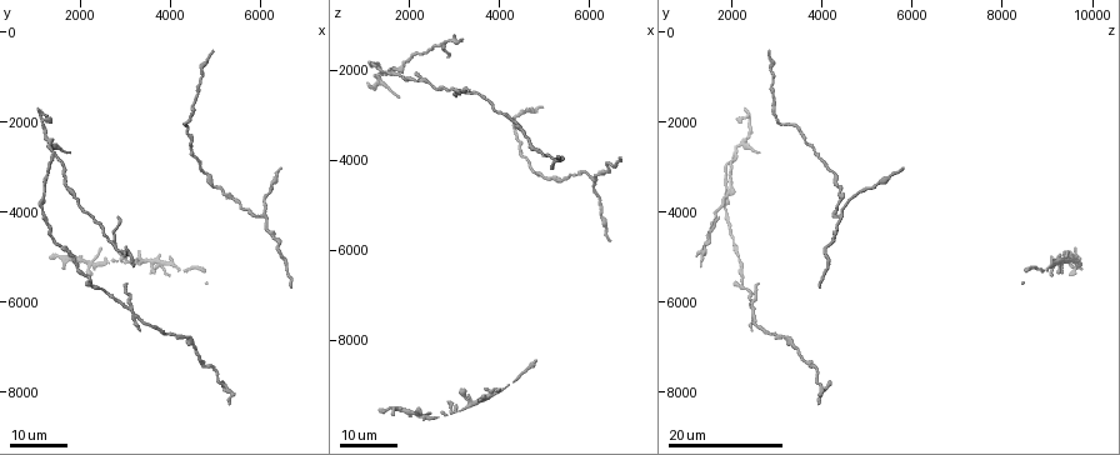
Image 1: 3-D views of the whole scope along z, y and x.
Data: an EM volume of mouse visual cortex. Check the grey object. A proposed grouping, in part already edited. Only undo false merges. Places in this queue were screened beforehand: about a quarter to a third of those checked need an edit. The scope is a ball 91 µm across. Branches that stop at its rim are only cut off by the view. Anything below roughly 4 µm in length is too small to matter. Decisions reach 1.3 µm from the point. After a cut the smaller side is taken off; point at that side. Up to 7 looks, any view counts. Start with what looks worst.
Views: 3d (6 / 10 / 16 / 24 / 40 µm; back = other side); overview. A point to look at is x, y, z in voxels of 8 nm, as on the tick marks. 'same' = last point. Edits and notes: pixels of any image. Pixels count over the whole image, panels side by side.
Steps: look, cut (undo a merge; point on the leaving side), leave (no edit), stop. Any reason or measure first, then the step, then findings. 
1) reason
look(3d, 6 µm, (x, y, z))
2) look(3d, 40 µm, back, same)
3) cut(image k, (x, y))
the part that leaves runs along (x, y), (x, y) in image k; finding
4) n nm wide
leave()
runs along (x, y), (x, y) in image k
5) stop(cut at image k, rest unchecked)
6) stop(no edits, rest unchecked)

side arm on a straight run
look(3d, 16 µm, (1400, 2700, 2150))

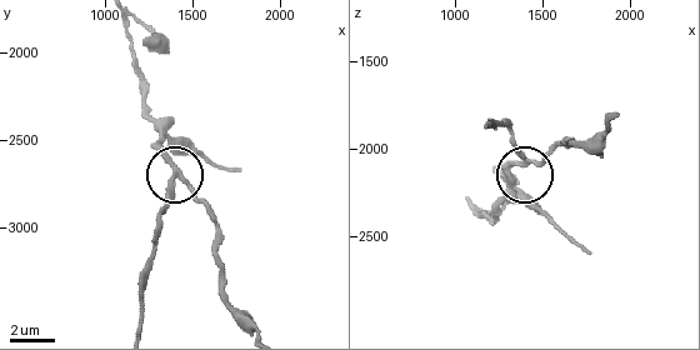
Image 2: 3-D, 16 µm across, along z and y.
zoom in
look(3d, 10 µm, (1460, 2740, 2100))

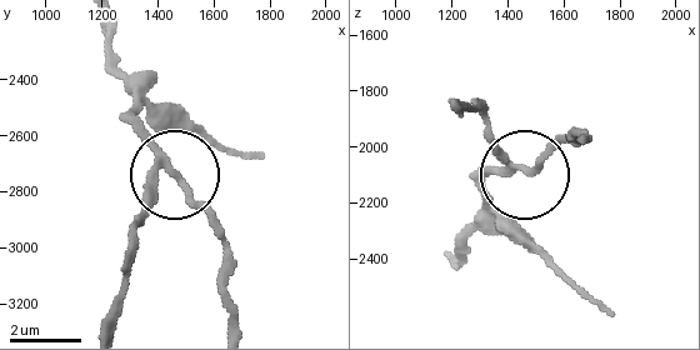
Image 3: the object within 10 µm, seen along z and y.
3 arms
cut(image 3, (125, 118))
the part that leaves runs along (159, 163), (215, 231), (233, 321) in image 3; a second neuron is stuck on

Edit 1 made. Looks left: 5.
look(3d, 16 µm, (3050, 6150, 2500))

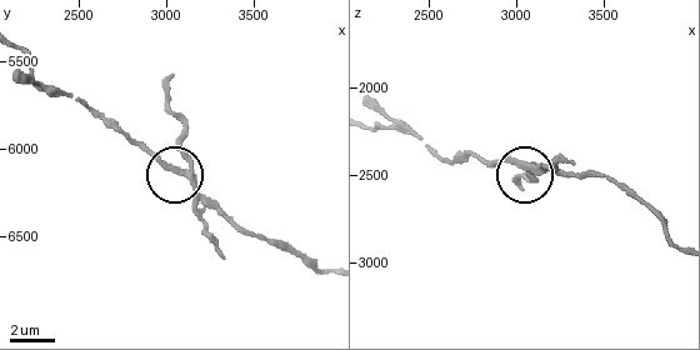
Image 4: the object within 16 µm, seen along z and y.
zoom in
look(3d, 6 µm, (3100, 6140, 2460))

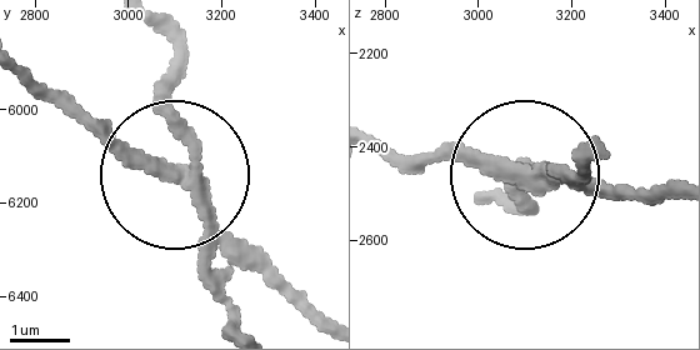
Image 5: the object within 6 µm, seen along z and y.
cut(image 5, (178, 120))
the part that leaves runs along (204, 201), (159, 28) in image 5; two neurons meet here

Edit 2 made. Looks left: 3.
look(overview)

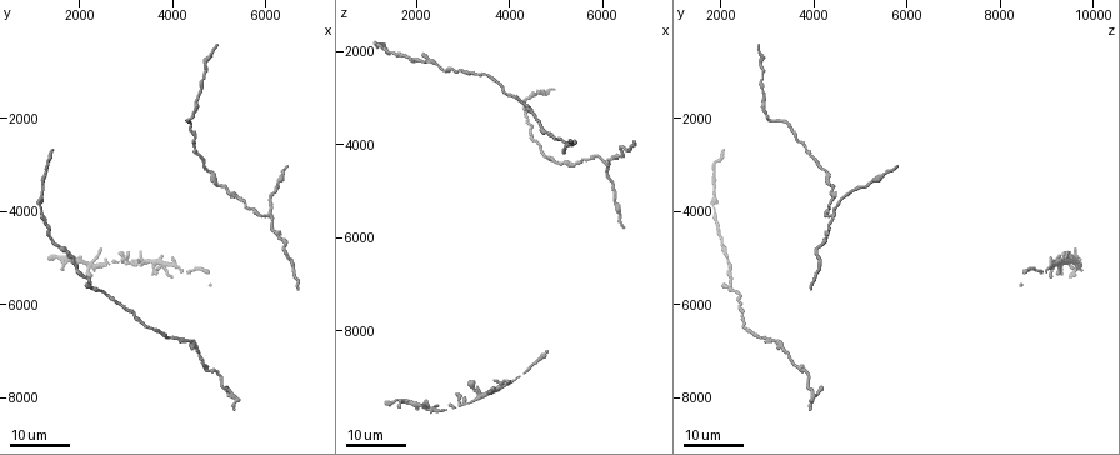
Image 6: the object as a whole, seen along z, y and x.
look(3d, 16 µm, (2350, 5600, 2250))

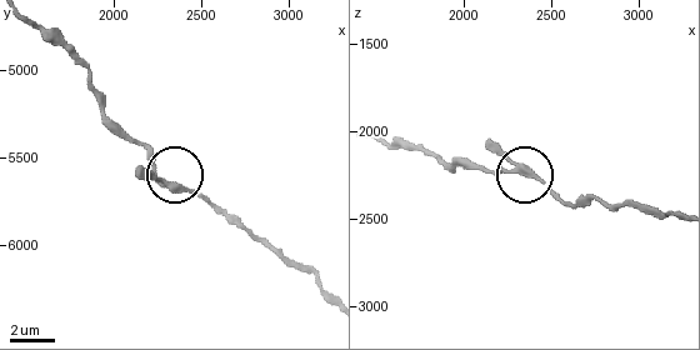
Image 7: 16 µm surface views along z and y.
look(3d, 10 µm, (2320, 5660, 2220))

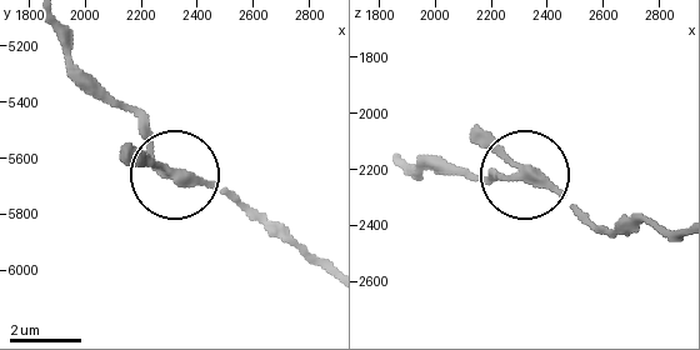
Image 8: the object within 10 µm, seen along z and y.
240 nm wide
leave()
runs along (670, 234), (590, 221), (528, 174), (483, 180), (459, 171) in image 8; continuous, no second neuron

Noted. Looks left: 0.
stop(cut at image 3, cut at image 5, rest unchecked)

